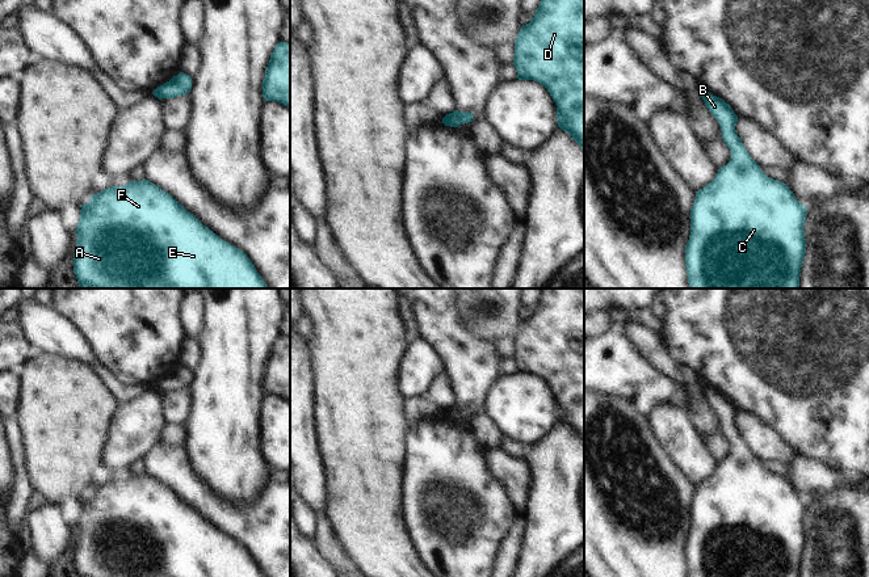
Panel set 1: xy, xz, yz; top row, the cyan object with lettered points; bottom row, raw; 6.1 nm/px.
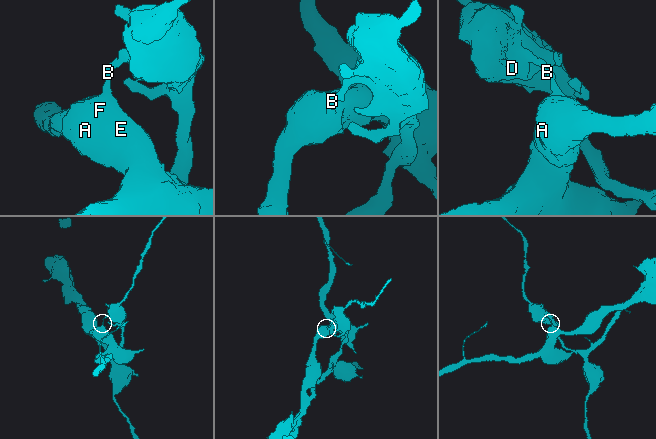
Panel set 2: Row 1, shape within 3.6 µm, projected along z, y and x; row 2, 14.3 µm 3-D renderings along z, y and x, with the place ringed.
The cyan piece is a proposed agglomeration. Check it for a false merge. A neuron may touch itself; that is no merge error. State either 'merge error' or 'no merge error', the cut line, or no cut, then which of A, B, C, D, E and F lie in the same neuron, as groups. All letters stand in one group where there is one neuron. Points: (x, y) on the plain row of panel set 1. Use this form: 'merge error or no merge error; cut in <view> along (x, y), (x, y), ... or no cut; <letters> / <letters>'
merge error; cut in xz along (453, 405), (462, 417); A B C E F / D

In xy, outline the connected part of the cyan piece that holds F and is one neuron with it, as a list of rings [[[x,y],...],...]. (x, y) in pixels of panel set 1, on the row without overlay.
[[[146,472],[92,488],[80,501],[74,547],[77,577],[265,577],[243,544],[222,534],[171,488]]]

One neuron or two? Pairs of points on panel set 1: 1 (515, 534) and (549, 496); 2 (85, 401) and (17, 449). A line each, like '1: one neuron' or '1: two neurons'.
1: two neurons
2: two neurons

